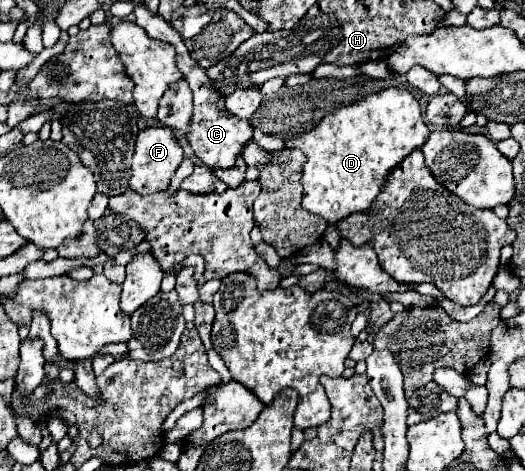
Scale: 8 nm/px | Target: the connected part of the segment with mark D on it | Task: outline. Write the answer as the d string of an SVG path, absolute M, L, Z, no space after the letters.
M389 87L381 93L373 93L353 105L339 107L335 113L327 115L313 131L297 135L287 141L287 147L301 149L307 155L307 163L303 167L303 207L319 217L323 217L329 225L337 225L341 219L351 213L369 211L373 199L385 185L387 175L415 149L419 149L429 139L429 129L423 123L423 115L417 99L407 89Z

